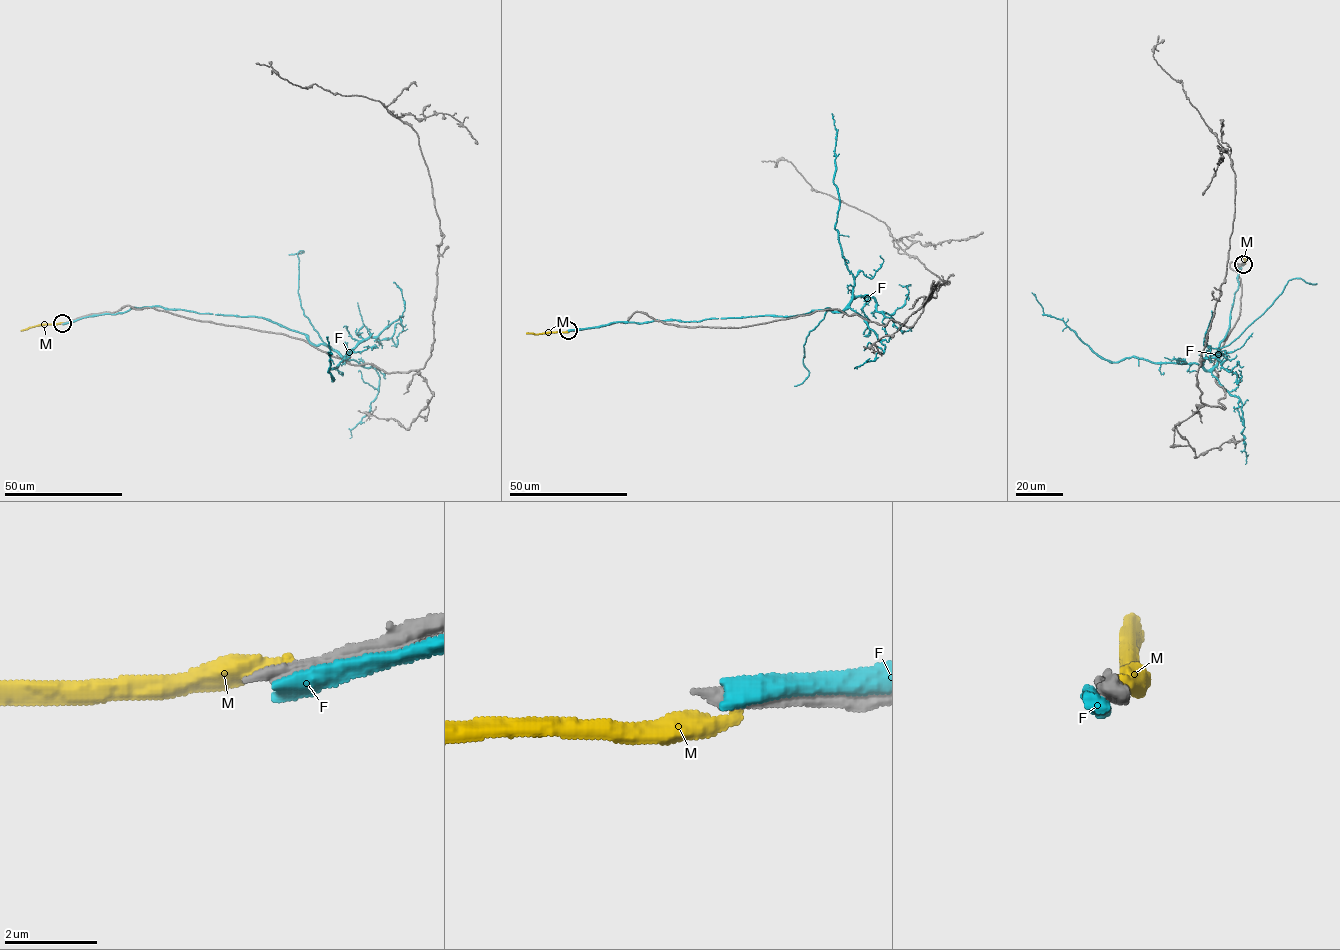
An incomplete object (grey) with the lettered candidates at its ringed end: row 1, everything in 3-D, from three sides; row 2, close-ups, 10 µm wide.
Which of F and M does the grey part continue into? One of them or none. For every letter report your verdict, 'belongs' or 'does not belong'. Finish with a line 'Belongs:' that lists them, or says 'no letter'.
F: does not belong
M: does not belong
Belongs: no letter

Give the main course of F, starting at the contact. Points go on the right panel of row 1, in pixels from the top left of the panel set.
F: (1243, 264), (1217, 362), (1207, 370), (1194, 363), (1132, 357), (1109, 362), (1062, 320), (1045, 315), (1031, 292)

